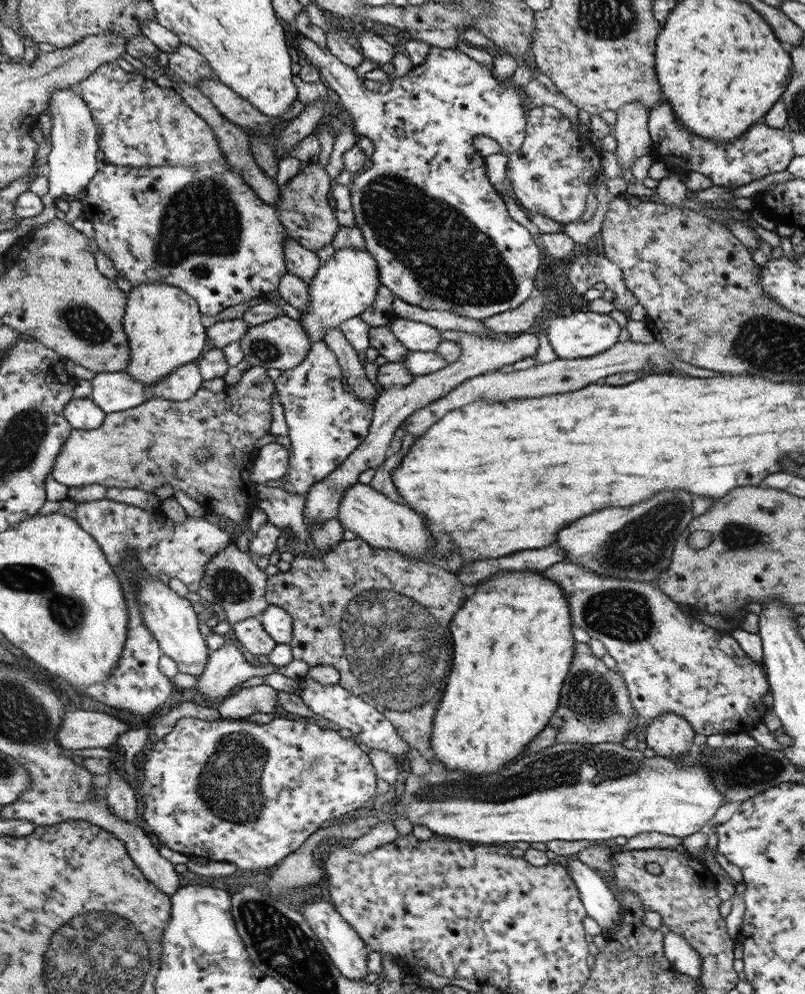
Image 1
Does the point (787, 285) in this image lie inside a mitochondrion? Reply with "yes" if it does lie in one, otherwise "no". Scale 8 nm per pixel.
no

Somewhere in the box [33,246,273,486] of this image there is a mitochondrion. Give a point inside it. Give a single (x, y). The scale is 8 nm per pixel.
(83, 321)

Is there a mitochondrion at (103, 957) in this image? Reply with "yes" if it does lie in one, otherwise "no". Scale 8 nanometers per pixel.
yes

